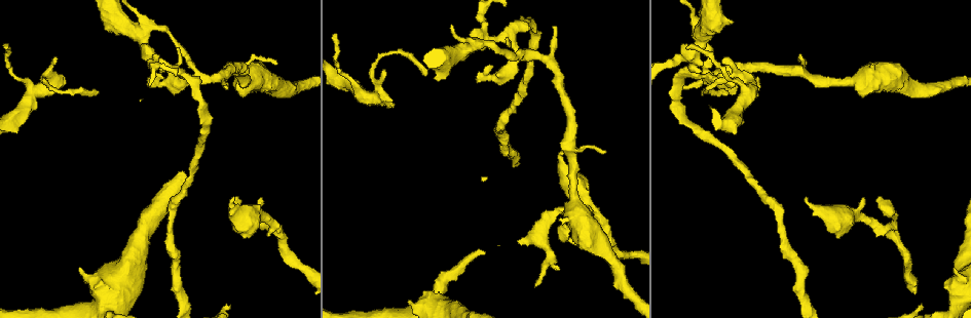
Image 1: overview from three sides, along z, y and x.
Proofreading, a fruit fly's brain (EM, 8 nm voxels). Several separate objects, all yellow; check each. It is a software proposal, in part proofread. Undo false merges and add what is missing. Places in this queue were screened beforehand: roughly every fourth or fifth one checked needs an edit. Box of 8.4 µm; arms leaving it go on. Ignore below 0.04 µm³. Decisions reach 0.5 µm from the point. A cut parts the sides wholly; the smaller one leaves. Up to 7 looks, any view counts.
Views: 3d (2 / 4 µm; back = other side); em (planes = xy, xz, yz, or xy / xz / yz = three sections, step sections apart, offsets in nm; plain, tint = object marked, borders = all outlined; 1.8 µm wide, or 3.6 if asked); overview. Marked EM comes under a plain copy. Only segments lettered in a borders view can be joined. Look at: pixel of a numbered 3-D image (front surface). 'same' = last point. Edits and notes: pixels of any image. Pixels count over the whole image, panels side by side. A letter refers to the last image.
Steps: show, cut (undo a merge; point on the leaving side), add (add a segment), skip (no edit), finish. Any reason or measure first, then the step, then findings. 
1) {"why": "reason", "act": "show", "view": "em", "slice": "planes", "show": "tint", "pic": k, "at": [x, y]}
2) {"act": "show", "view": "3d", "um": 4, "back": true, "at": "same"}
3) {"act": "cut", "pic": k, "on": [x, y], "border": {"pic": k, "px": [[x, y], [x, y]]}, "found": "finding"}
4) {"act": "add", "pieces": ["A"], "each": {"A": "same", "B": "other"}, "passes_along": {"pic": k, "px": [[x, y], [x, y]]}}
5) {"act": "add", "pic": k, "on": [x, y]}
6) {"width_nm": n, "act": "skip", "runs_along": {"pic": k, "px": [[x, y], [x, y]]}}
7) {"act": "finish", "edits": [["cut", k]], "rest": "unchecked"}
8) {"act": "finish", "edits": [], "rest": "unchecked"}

{"why": "small branch off a trunk", "act": "show", "view": "3d", "um": 2, "pic": 1, "at": [143, 19]}

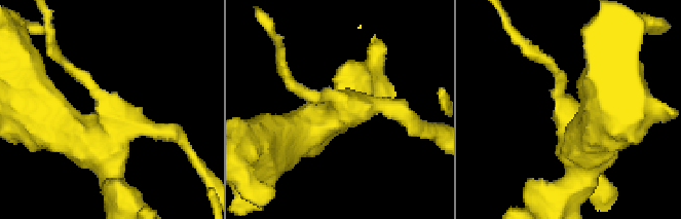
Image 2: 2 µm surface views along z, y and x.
{"act": "show", "view": "em", "slice": "planes", "show": "tint", "pic": 2, "at": [105, 99]}

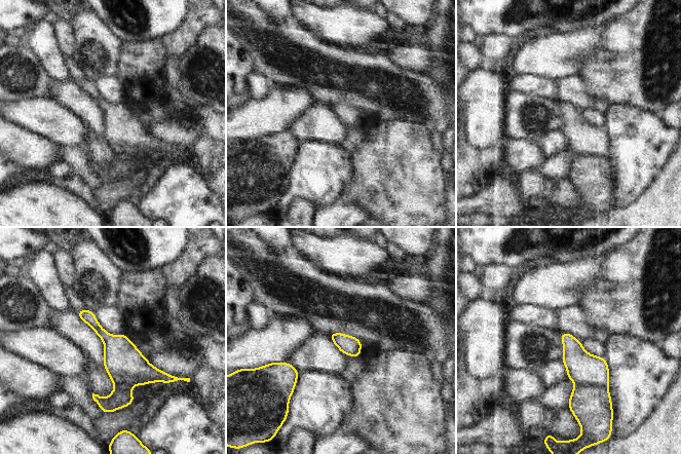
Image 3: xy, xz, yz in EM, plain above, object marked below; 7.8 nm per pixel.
{"act": "show", "view": "em", "slice": "planes", "show": "borders", "at": "same"}

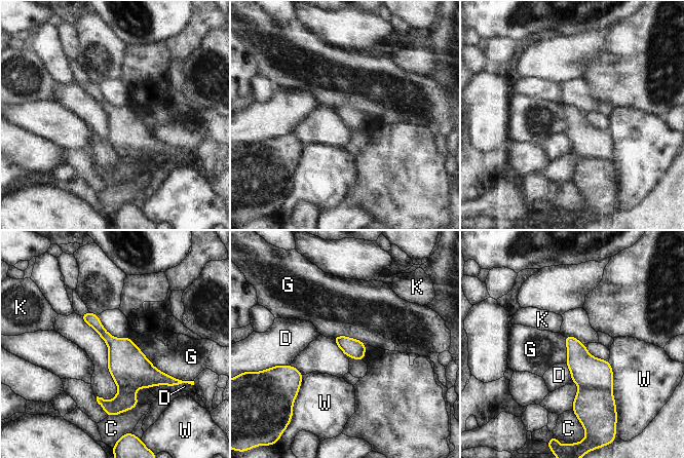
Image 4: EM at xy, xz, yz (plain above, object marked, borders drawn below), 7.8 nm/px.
{"act": "cut", "pic": 4, "on": [596, 410], "each": {"C": "other", "D": "other", "G": "other", "K": "other", "W": "other"}, "border": {"pic": 4, "px": [[579, 387], [597, 387], [610, 390]]}, "found": "a second cell is stuck on"}

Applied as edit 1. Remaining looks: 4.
{"act": "show", "view": "overview"}

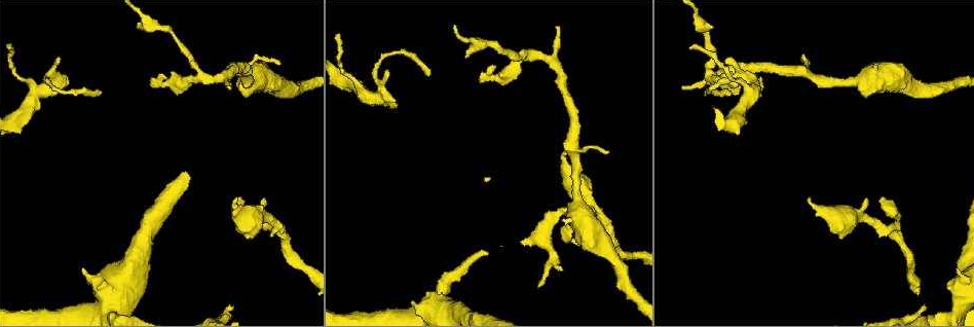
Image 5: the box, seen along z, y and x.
{"why": "thick end", "act": "show", "view": "em", "slice": "planes", "show": "borders", "pic": 5, "at": [396, 105]}

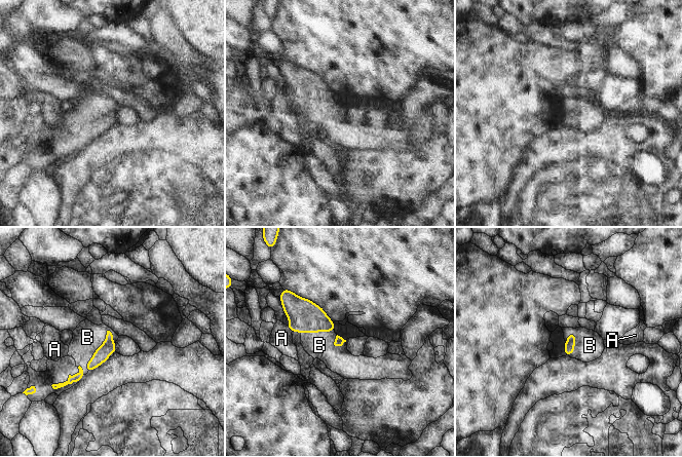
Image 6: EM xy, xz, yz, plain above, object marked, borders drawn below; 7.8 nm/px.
{"act": "add", "pieces": ["B"], "each": {"A": "other", "B": "same"}, "passes_along": {"pic": 6, "px": [[108, 347], [95, 351], [87, 337]]}, "found": "the cell continues"}

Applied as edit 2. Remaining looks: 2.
{"act": "finish", "edits": [["cut", 4], ["add", 6]], "rest": "unchecked"}

